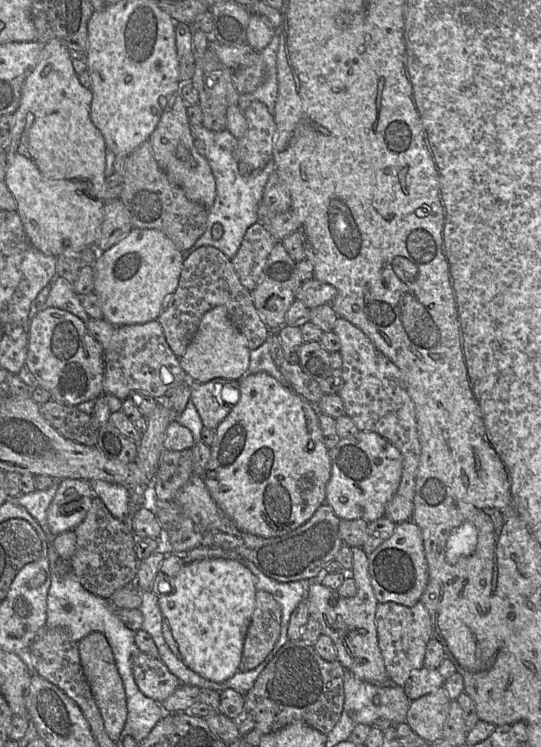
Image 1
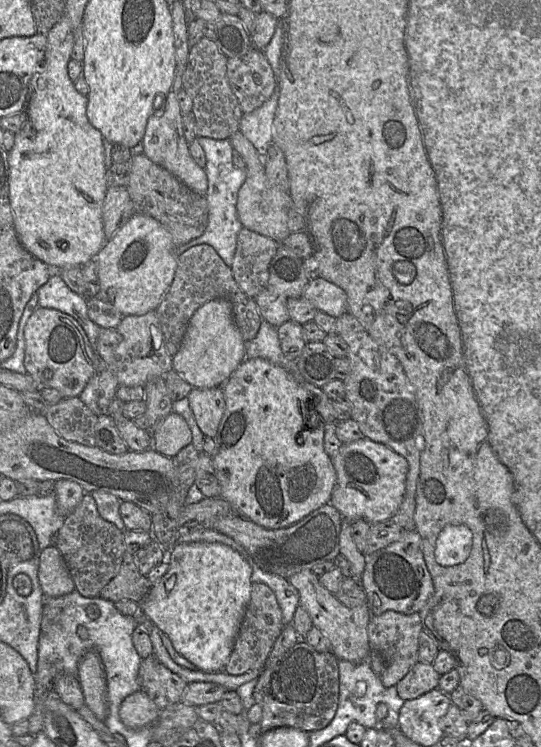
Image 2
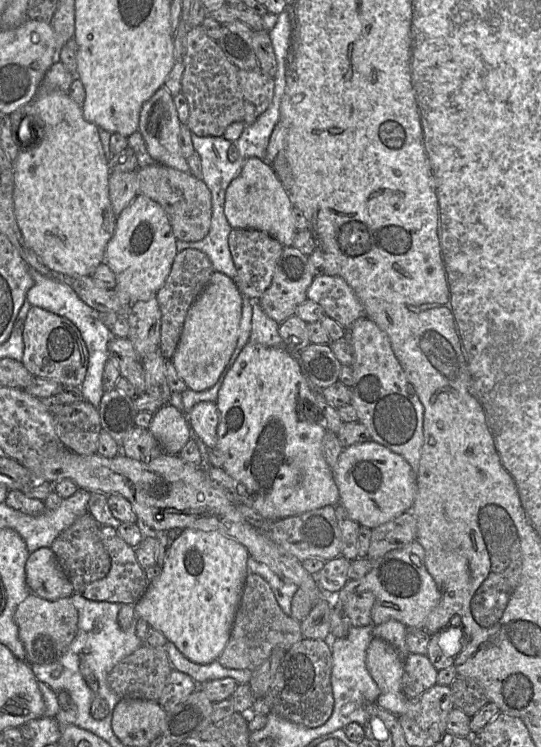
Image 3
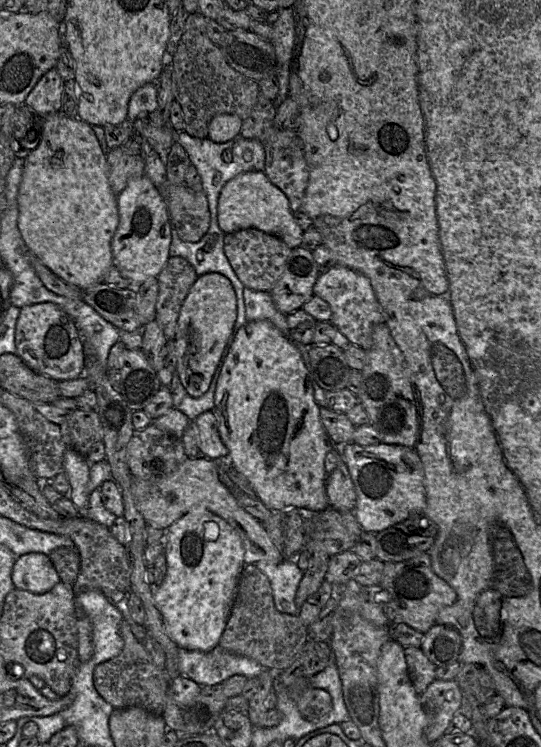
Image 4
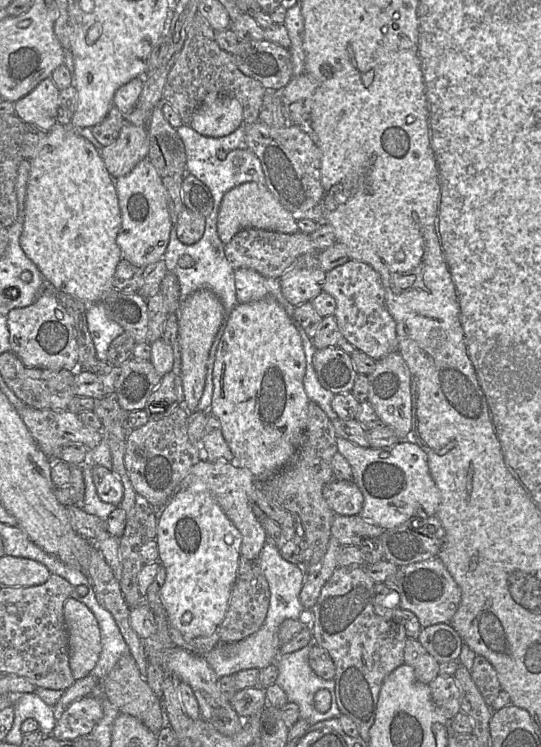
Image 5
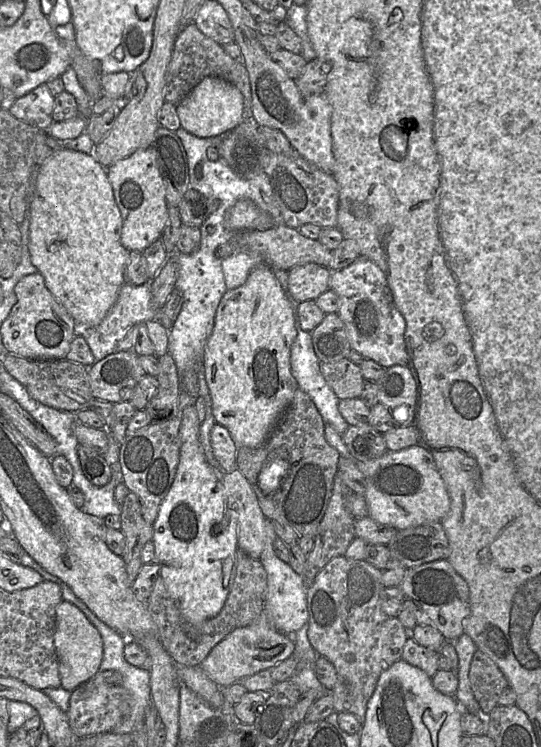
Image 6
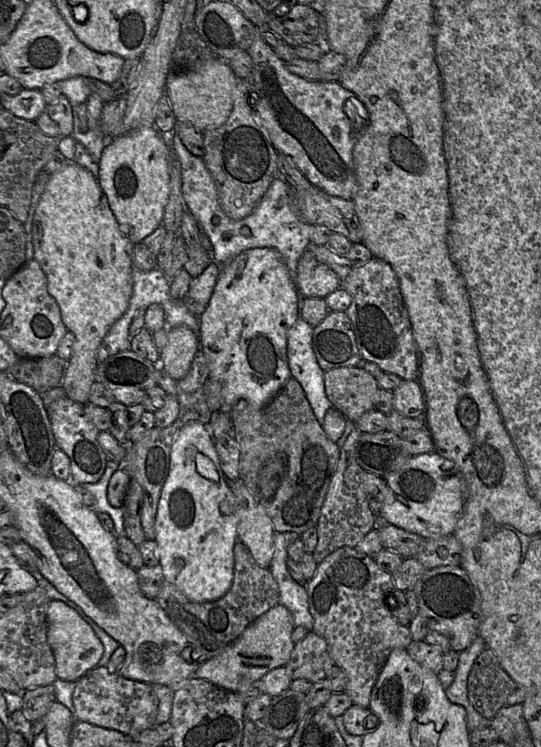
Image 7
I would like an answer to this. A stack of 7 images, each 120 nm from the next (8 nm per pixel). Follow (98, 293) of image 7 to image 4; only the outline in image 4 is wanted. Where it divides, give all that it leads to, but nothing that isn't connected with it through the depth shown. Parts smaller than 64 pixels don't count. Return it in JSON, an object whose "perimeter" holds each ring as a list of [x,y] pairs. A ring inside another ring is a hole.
{"perimeter":[[[58,111],[42,117],[38,146],[25,158],[18,191],[18,229],[30,253],[62,280],[85,289],[103,281],[113,265],[111,242],[118,226],[117,195],[109,183],[109,165],[92,126]]]}

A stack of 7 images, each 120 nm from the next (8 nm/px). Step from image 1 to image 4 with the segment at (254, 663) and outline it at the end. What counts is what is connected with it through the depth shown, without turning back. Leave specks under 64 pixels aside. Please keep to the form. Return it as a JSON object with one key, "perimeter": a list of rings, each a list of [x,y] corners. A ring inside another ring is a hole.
{"perimeter":[[[255,564],[244,567],[226,627],[219,645],[227,651],[248,657],[273,672],[288,668],[309,640],[308,627],[299,615],[279,612],[268,577]]]}

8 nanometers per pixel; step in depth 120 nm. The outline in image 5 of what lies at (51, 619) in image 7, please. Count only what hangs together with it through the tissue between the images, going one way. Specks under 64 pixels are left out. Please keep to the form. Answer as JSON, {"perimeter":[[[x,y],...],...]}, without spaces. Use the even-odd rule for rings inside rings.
{"perimeter":[[[72,597],[65,601],[63,612],[68,631],[69,666],[76,681],[86,677],[99,659],[100,629],[90,609]]]}

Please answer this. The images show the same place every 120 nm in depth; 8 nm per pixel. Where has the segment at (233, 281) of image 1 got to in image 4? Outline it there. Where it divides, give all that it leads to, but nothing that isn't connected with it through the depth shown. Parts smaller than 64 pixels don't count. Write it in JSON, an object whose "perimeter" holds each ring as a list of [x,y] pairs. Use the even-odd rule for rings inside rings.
{"perimeter":[[[170,257],[157,276],[156,318],[167,340],[175,340],[181,306],[198,275],[183,257]]]}

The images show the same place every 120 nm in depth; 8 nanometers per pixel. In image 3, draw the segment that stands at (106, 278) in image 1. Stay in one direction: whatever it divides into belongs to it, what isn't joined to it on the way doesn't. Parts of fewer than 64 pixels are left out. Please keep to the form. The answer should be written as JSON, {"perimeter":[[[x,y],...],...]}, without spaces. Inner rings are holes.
{"perimeter":[[[138,194],[117,216],[113,236],[109,240],[104,262],[114,272],[115,290],[123,304],[146,301],[156,296],[164,285],[178,253],[176,238],[163,208],[143,194]]]}

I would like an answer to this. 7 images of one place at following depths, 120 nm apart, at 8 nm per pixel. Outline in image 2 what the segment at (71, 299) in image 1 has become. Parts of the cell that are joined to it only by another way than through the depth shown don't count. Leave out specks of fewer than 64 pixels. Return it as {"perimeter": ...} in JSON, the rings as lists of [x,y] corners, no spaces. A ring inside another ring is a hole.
{"perimeter":[[[60,273],[52,274],[36,293],[39,306],[54,308],[74,317],[81,324],[91,345],[96,350],[96,340],[101,327],[89,318],[85,296],[72,291]]]}

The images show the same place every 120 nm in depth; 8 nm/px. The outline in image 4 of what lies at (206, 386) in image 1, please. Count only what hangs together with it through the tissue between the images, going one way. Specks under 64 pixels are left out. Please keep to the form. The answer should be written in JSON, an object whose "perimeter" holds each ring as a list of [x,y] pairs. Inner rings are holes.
{"perimeter":[[[212,410],[203,412],[199,416],[197,416],[193,420],[193,422],[196,424],[199,431],[199,449],[200,449],[200,453],[204,456],[197,458],[209,458],[211,460],[215,460],[221,457],[225,457],[229,454],[228,448],[221,440],[218,431],[218,420]]]}

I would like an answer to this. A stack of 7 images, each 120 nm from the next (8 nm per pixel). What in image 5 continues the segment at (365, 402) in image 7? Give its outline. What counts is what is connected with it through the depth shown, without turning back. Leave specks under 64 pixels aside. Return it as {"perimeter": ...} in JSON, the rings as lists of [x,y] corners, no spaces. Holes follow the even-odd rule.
{"perimeter":[[[338,346],[316,350],[313,366],[320,384],[336,394],[350,393],[357,377],[352,358]]]}

